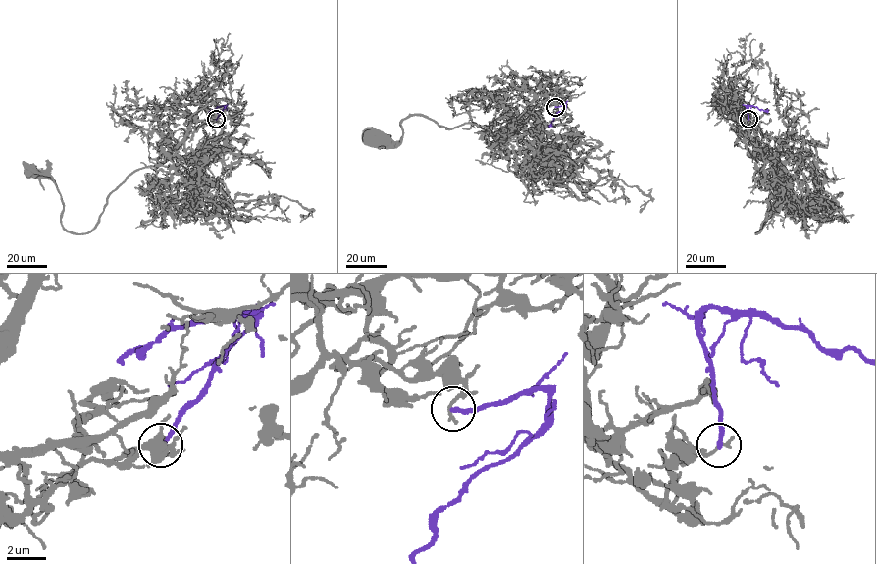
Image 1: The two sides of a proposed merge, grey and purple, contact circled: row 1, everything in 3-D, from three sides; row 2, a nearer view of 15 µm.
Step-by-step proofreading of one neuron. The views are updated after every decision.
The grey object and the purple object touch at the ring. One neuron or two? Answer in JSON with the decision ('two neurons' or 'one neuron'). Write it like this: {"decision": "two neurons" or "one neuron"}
{"decision": "two neurons"}

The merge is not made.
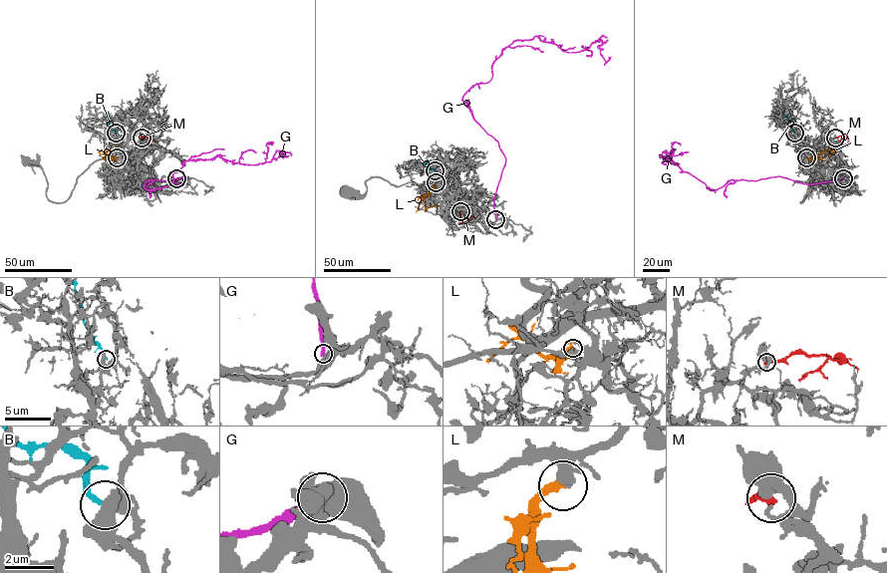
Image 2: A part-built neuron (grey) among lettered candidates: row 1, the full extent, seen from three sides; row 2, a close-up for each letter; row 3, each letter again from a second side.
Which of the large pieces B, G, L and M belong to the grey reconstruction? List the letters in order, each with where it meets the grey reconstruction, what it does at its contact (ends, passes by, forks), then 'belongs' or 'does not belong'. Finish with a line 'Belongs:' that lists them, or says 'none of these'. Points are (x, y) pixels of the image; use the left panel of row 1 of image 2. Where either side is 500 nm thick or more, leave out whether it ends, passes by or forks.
B: contact (116, 133); does not belong
G: contact (176, 178); does not belong
L: contact (117, 157); it ends; belongs
M: contact (142, 138); it ends; does not belong
Belongs: L

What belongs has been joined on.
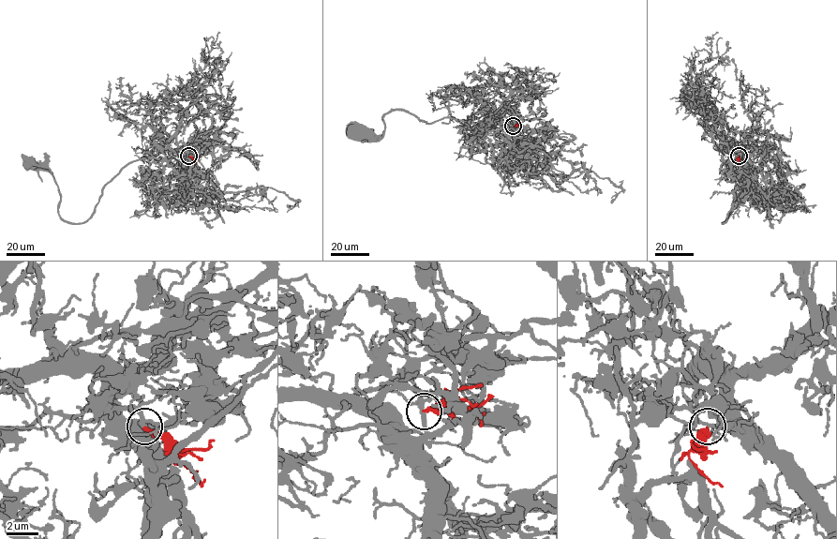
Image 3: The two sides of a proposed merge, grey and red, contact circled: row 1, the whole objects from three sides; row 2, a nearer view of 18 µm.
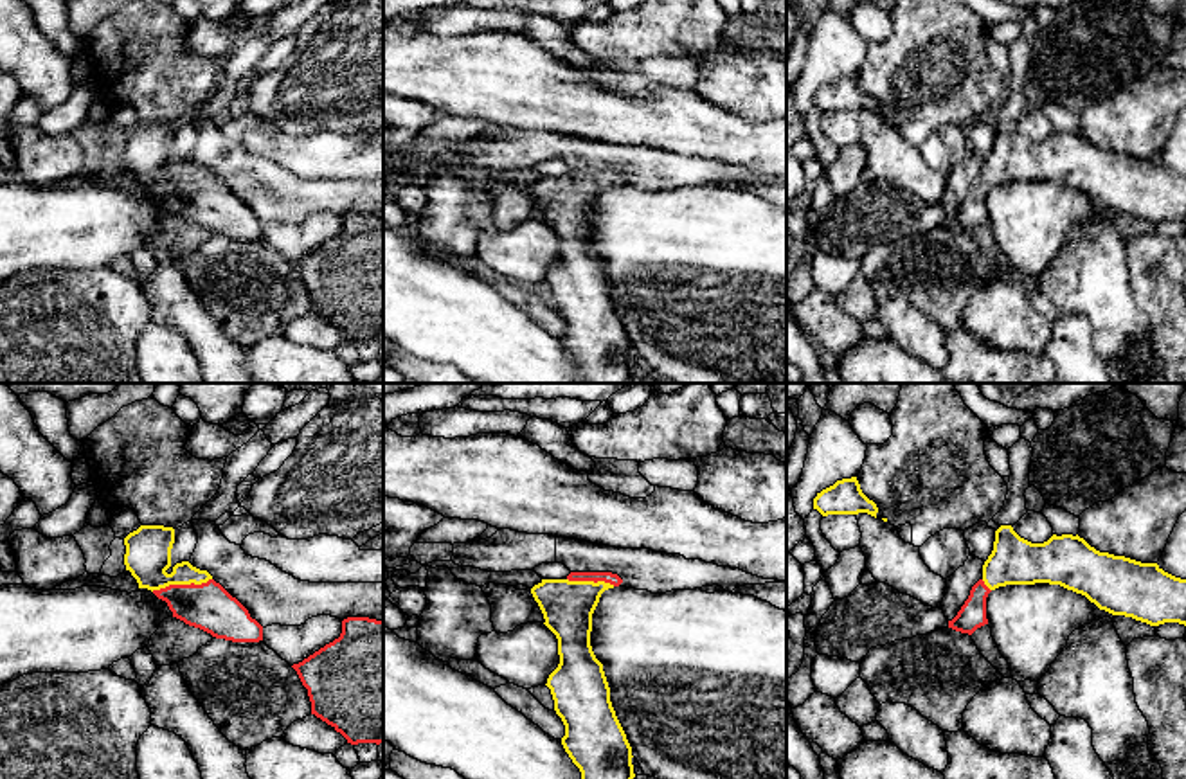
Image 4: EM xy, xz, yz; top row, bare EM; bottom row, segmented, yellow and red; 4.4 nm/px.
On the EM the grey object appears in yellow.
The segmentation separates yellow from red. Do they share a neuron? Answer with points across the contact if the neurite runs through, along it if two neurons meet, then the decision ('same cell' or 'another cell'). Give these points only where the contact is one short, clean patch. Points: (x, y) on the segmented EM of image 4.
way xy (148, 549), (148, 562), (180, 583), (209, 607); same cell

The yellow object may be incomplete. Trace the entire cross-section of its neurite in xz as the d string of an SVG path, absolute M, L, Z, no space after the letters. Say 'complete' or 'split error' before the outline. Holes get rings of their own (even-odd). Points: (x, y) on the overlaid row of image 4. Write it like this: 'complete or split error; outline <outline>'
split error; outline M571 572L565 579L542 579L531 588L545 626L558 639L560 664L549 675L547 687L554 700L554 711L565 725L562 745L581 779L633 779L632 747L610 702L610 687L603 664L590 646L592 613L605 590L619 586L623 579L612 572Z

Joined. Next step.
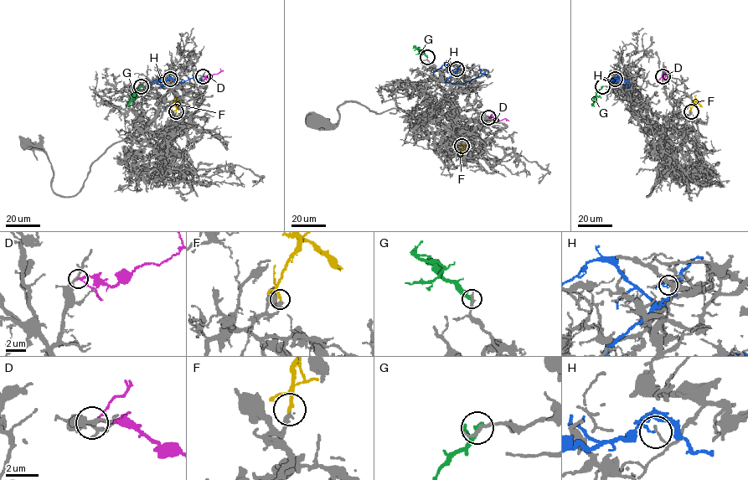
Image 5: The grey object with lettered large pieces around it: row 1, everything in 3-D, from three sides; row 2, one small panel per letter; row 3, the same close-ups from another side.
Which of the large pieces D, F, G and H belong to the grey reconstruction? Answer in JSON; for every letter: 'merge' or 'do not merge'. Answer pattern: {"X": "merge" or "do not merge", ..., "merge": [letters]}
{"D": "do not merge", "F": "merge", "G": "do not merge", "H": "do not merge", "merge": ["F"]}

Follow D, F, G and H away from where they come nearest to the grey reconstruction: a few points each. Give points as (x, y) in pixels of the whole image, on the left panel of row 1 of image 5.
D: (203, 76), (208, 78), (219, 73), (219, 68)
F: (176, 111), (177, 101), (173, 102), (176, 106)
G: (141, 86), (131, 95), (126, 106)
H: (170, 79), (169, 77), (159, 87), (175, 86), (195, 79), (193, 78)

